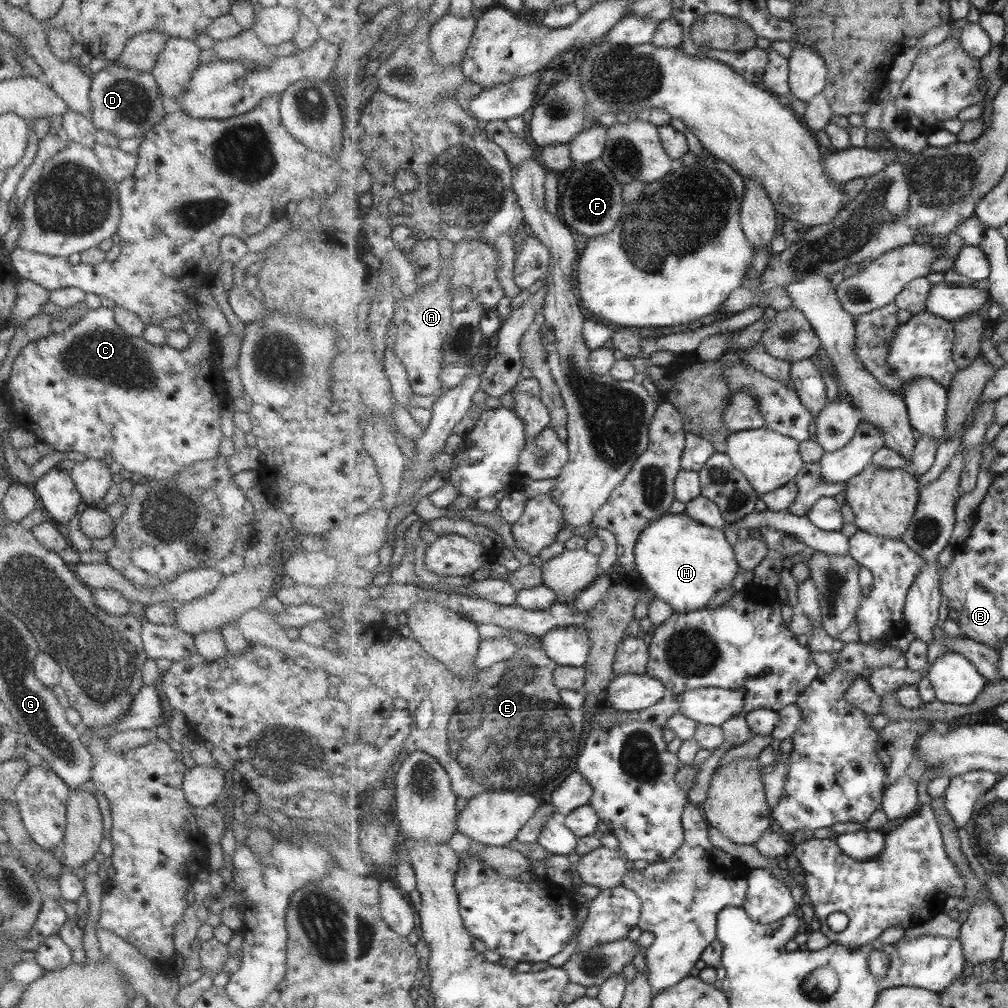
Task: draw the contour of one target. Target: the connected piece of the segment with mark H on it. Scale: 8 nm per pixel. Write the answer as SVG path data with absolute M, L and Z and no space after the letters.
M685 512L668 513L655 520L641 534L635 556L636 576L651 587L656 599L667 602L676 613L706 609L719 590L731 589L737 572L742 571L725 532L696 522Z

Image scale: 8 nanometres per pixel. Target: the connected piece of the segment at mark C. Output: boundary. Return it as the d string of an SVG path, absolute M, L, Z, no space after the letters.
M100 305L98 308L88 309L82 318L77 319L71 326L67 325L63 332L53 333L51 330L45 336L32 340L21 348L19 354L13 358L8 379L1 385L2 401L12 412L16 426L33 432L36 439L49 444L55 451L69 454L79 452L88 458L97 460L102 460L105 453L111 453L114 462L121 464L127 472L140 474L147 480L161 480L167 483L178 472L186 470L191 464L214 458L218 454L218 446L223 437L219 426L219 414L224 406L231 404L232 400L224 388L222 369L219 367L218 357L215 355L217 342L217 340L212 342L212 333L209 328L200 323L197 327L197 335L189 339L189 344L182 351L166 344L154 345L139 336L124 334L123 330L115 324L114 312Z

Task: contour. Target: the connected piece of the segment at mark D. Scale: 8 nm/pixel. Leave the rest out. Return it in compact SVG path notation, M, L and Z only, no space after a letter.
M116 61L109 62L103 70L91 74L88 98L92 126L105 133L111 132L116 139L140 140L167 113L153 75L120 66Z

